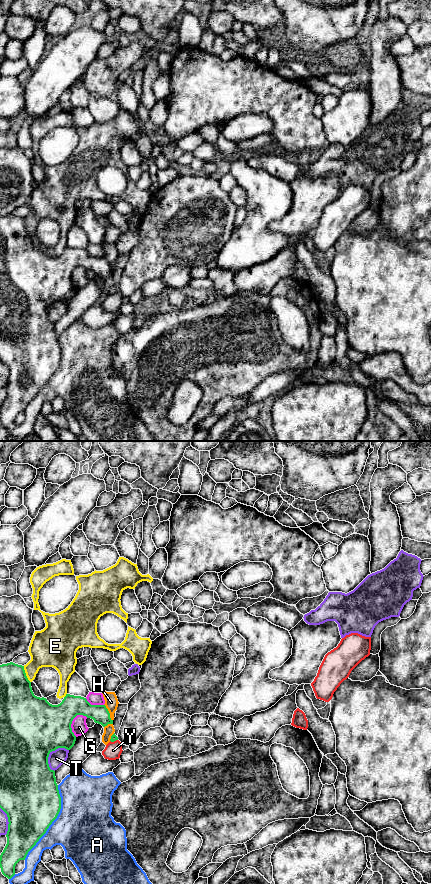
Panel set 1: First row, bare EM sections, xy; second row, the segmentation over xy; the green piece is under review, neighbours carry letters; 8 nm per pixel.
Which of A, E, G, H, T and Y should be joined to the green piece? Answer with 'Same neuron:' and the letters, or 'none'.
Same neuron: none

